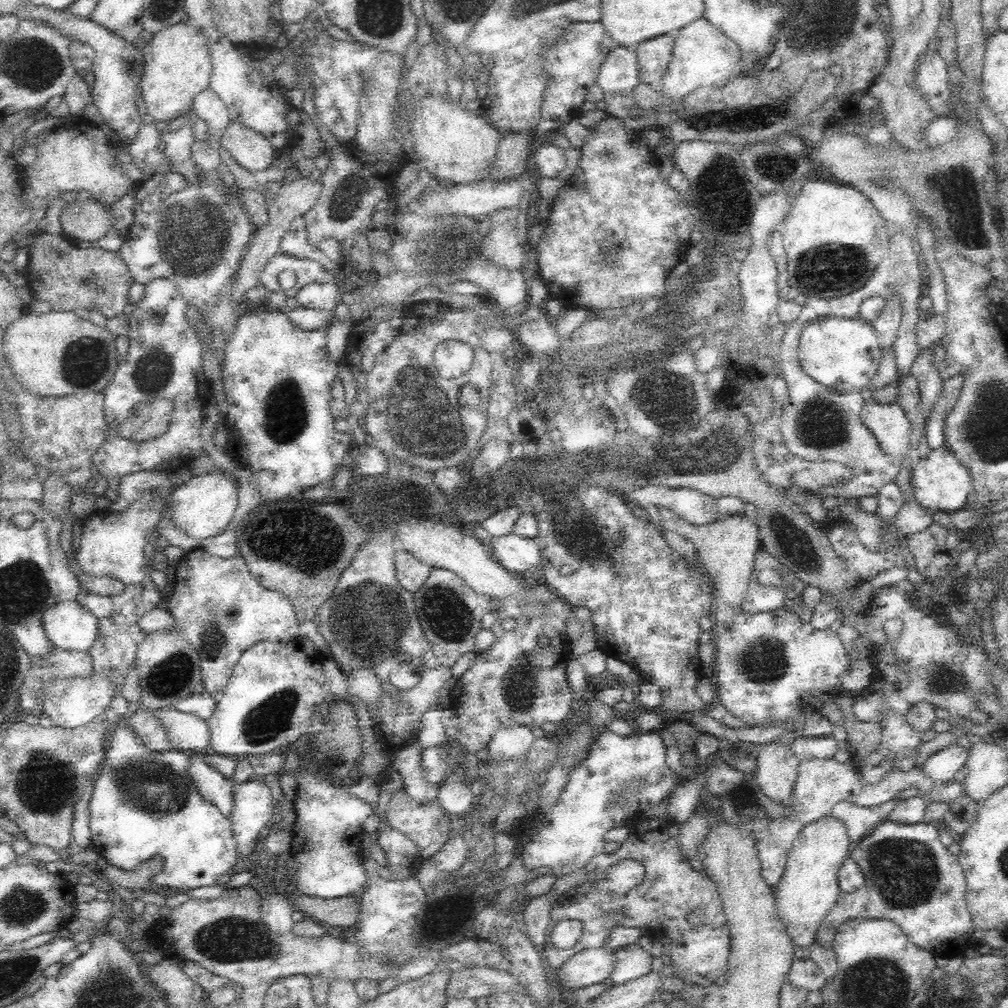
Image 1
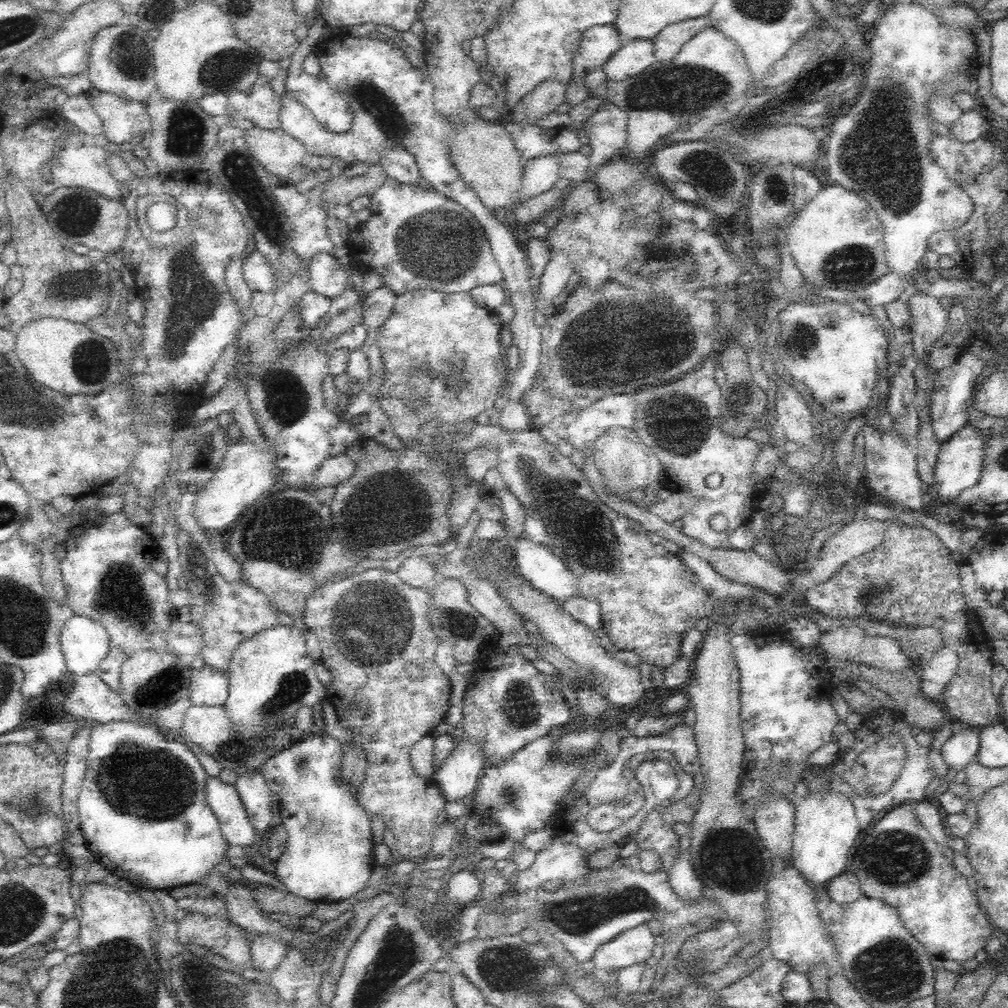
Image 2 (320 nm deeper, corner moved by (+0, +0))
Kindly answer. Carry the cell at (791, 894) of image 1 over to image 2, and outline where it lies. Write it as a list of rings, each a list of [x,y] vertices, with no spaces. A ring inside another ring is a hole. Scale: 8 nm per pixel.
[[[831,791],[826,794],[809,793],[796,803],[790,864],[814,890],[826,888],[830,880],[845,872],[849,850],[862,830],[850,797]]]

